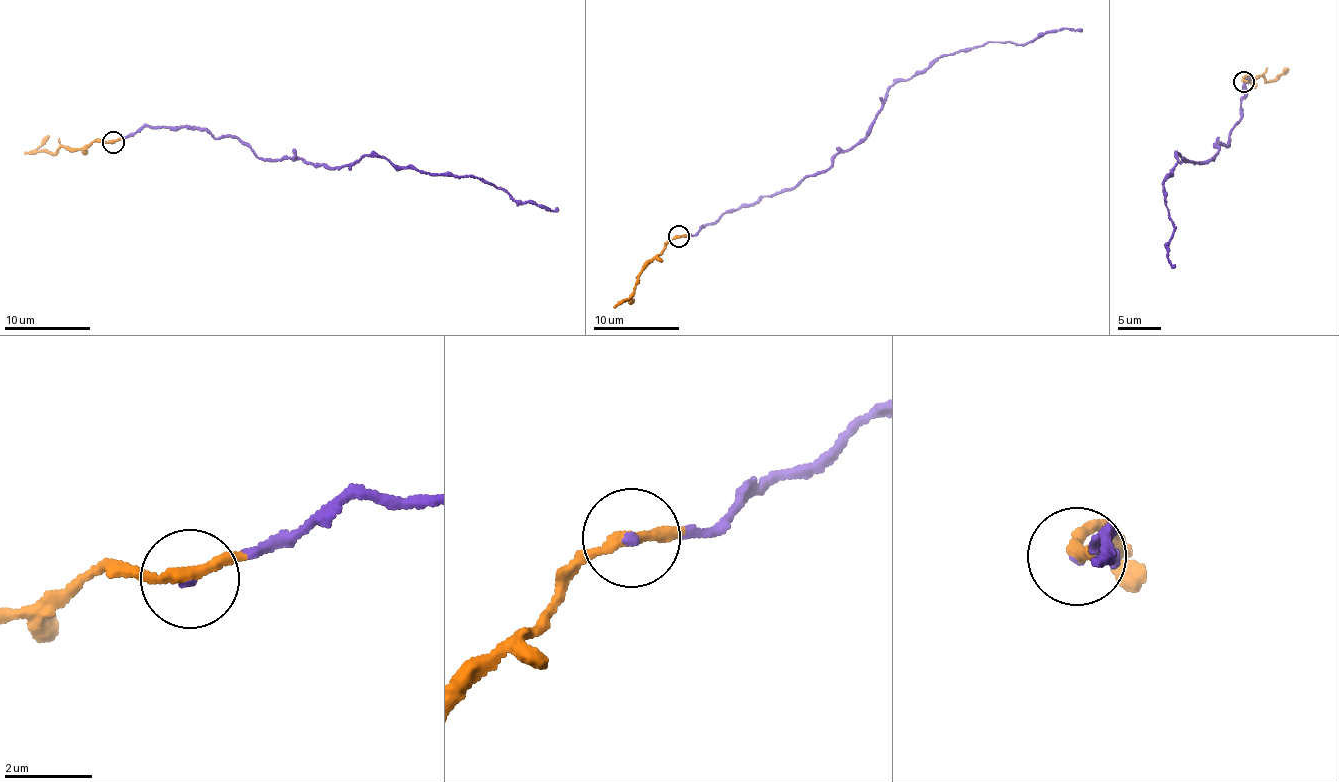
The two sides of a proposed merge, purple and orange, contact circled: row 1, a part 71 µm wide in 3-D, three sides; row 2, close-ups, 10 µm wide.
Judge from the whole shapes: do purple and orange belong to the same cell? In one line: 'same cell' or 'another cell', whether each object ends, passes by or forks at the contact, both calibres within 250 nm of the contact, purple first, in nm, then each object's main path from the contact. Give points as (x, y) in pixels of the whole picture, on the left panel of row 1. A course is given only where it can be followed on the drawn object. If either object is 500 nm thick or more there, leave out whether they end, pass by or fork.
same cell; purple ends; orange passes by; calibres 70 and 240 nm; course purple (112, 142), (144, 127), (203, 127), (260, 158), (333, 169), (382, 155), (426, 174), (479, 177), (558, 212); course orange (112, 142), (95, 141), (79, 148), (62, 147), (50, 152), (23, 153)

